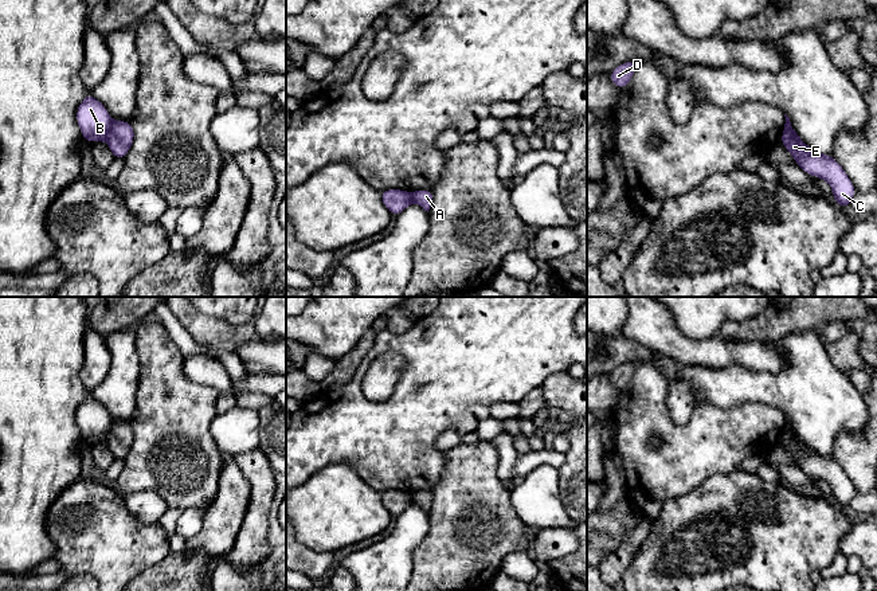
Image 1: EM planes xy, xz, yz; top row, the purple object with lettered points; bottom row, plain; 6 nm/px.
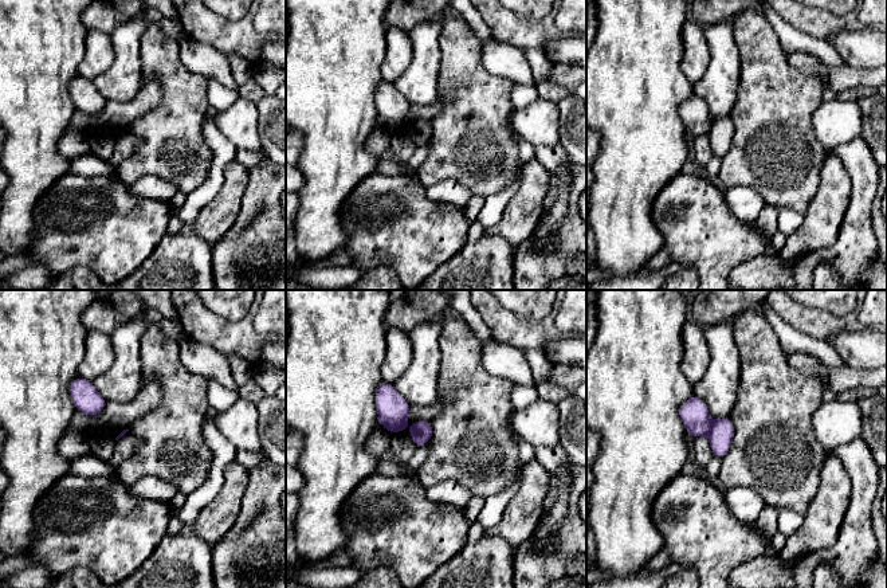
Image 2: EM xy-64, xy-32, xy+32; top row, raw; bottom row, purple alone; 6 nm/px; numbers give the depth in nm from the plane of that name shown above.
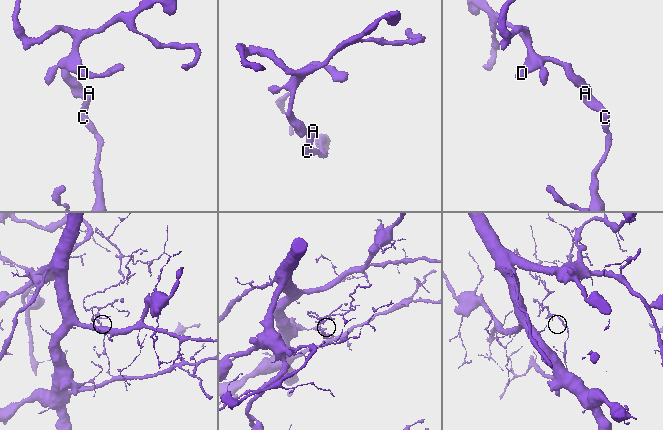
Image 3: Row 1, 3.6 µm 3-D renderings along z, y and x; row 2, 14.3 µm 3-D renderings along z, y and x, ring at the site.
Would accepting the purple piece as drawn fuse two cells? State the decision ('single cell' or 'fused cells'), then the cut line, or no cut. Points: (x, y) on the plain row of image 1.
fused cells; cut in xy along (113, 423), (105, 439)

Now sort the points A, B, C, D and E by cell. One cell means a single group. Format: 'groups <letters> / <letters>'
groups A C E / B D

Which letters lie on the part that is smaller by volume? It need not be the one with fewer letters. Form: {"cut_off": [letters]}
{"cut_off": ["B", "D"]}

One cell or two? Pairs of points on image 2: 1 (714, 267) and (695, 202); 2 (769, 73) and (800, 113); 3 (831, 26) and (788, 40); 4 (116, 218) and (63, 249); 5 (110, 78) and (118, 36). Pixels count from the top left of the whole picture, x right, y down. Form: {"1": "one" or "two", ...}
{"1": "one", "2": "one", "3": "two", "4": "one", "5": "one"}

